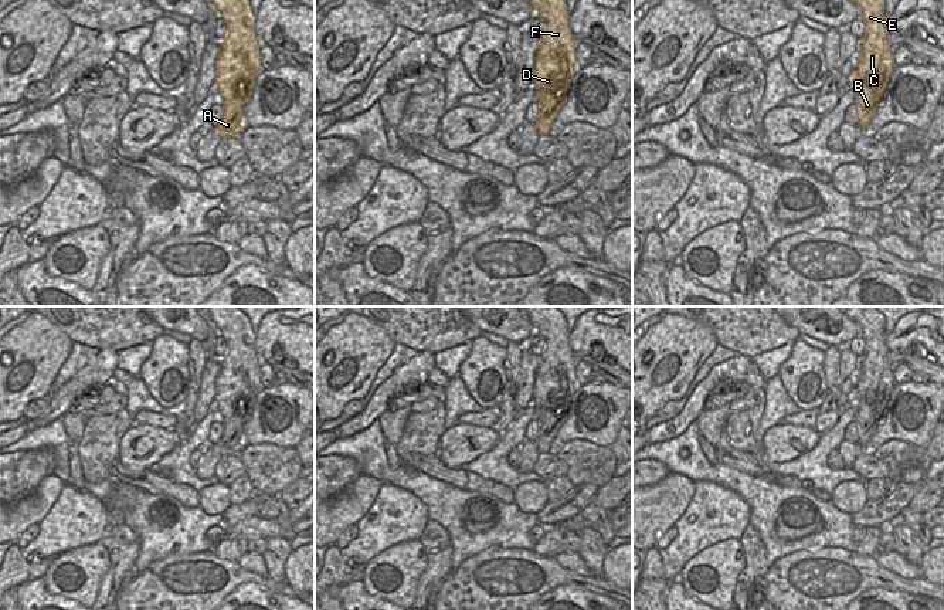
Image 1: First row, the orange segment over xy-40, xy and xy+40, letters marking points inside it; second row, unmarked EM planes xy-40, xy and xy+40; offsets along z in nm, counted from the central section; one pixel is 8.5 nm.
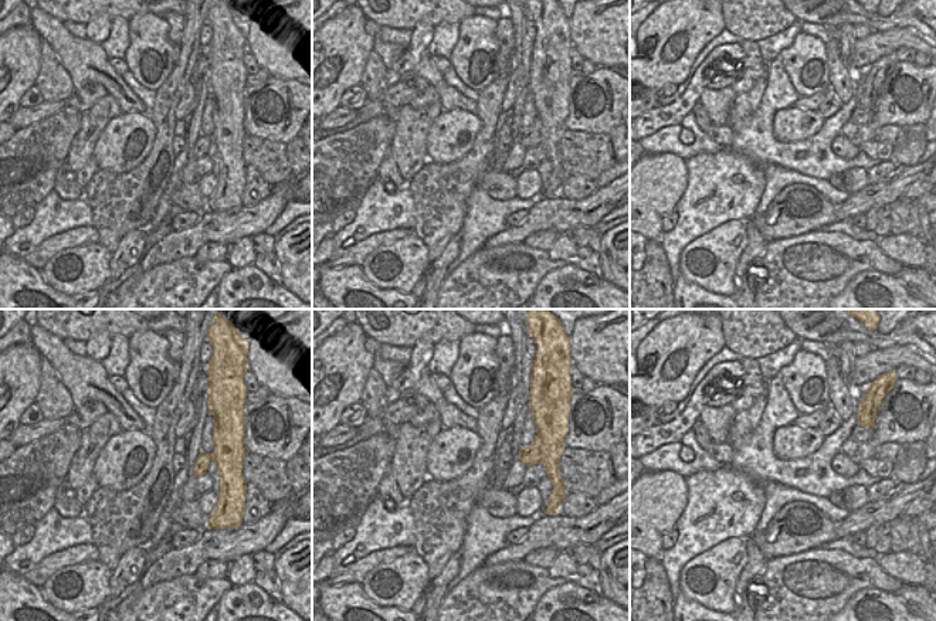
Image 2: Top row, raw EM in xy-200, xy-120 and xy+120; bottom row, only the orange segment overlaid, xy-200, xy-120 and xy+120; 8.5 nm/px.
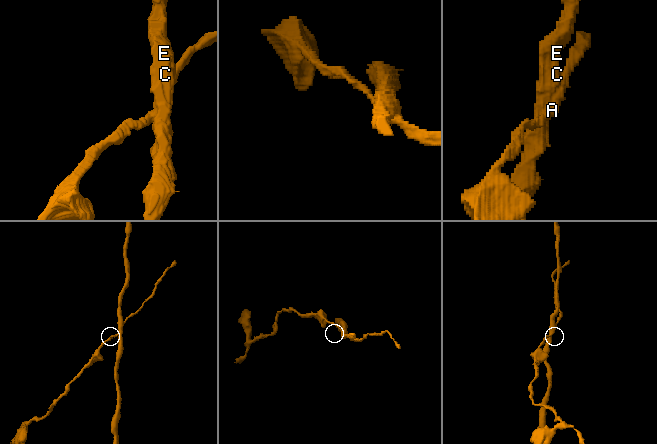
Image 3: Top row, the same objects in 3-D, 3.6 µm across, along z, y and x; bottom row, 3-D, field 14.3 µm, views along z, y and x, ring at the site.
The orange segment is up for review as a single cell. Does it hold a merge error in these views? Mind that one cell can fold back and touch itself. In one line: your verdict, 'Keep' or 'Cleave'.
Cleave

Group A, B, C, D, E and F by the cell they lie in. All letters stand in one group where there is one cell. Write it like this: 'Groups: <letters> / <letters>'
Groups: A B / C D E F

